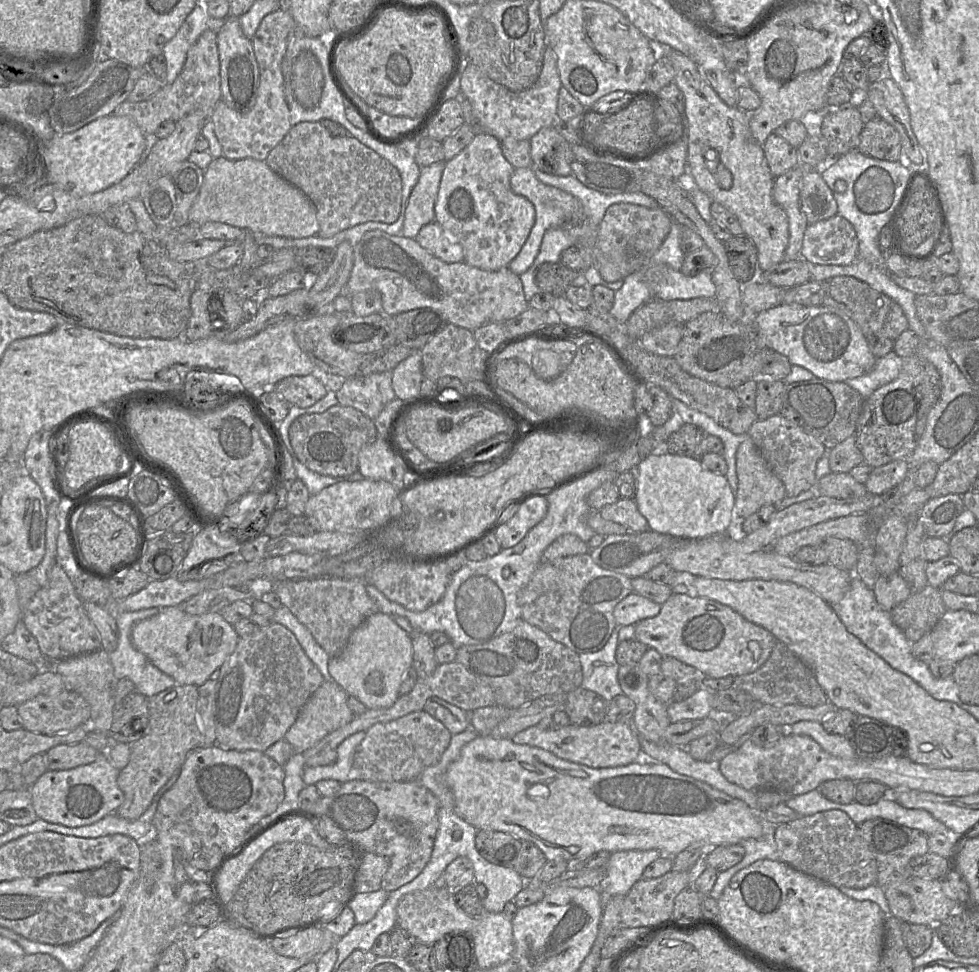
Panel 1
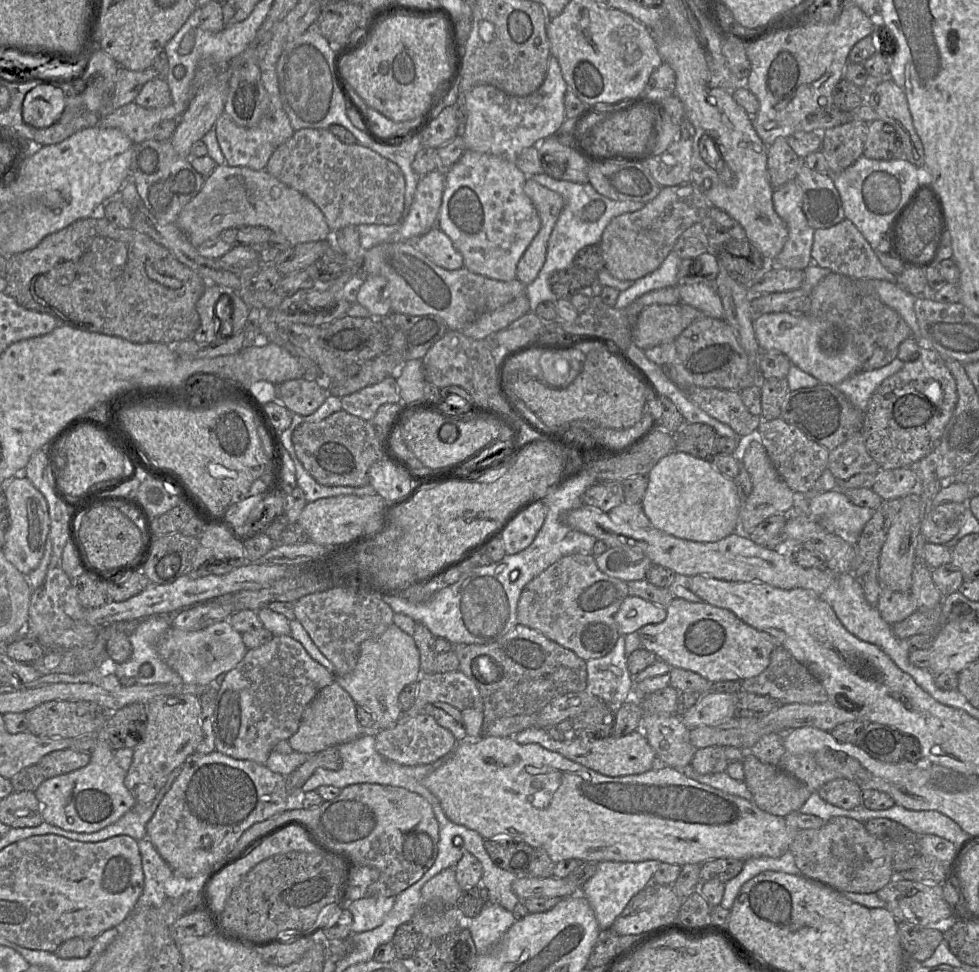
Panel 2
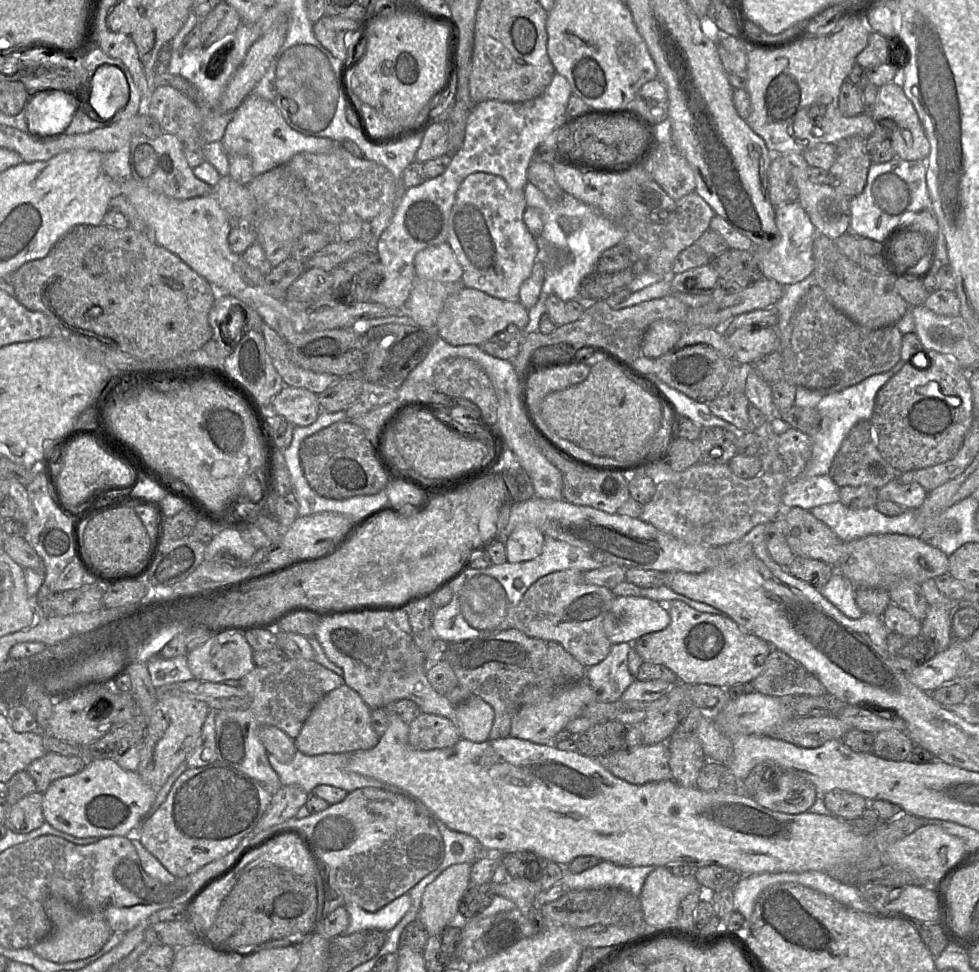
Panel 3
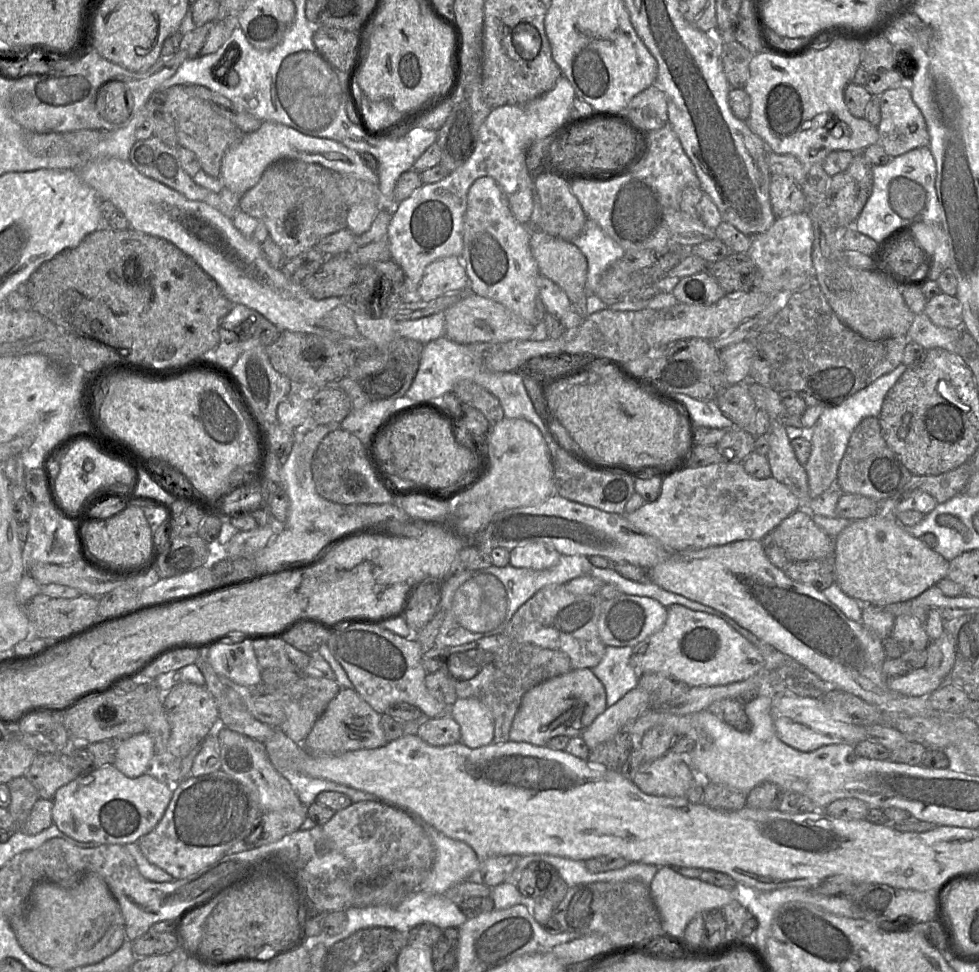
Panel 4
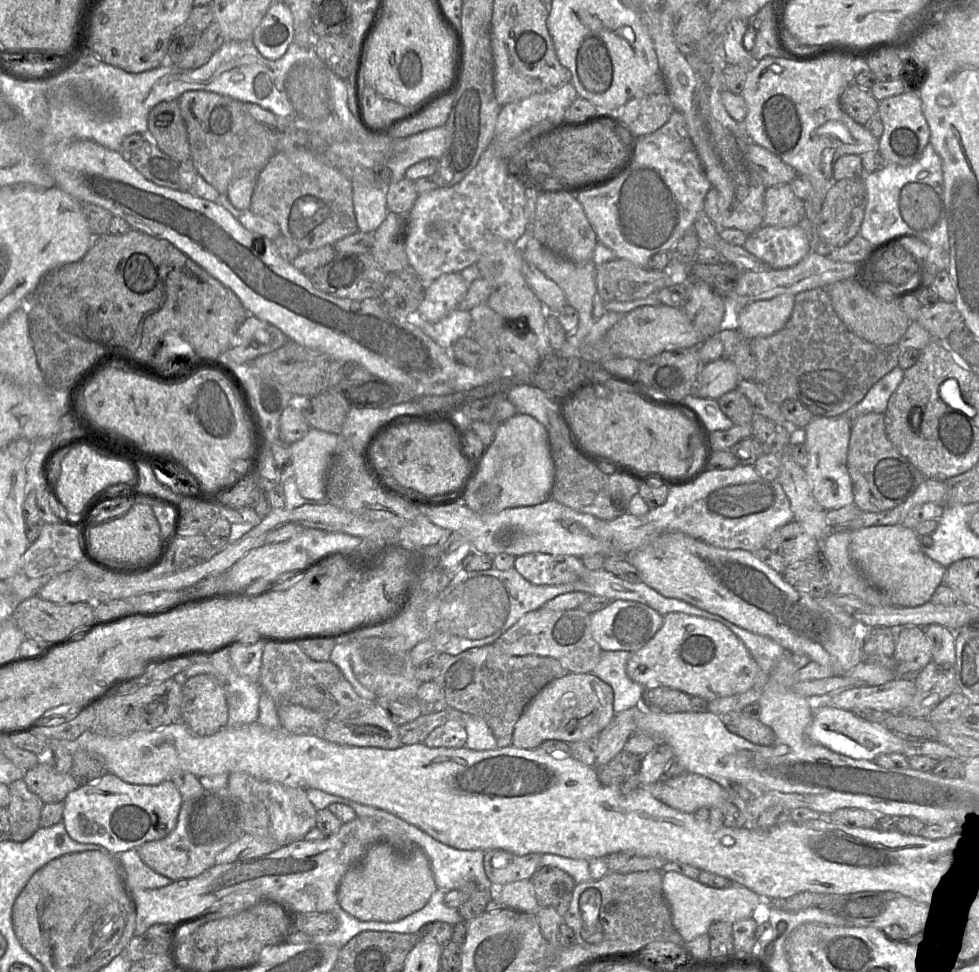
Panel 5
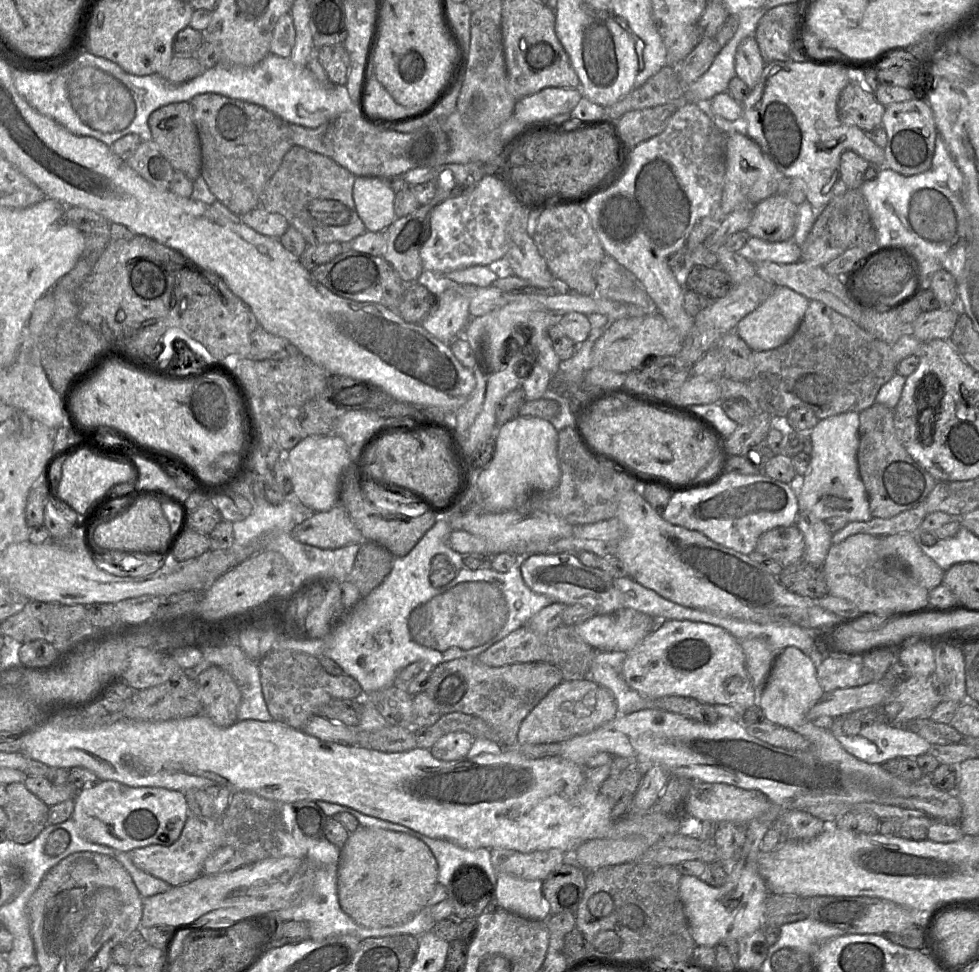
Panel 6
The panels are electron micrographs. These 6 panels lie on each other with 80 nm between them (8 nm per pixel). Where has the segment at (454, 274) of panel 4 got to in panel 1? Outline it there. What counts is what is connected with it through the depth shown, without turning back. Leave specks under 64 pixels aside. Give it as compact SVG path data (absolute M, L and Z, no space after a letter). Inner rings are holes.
M436 221L423 226L415 240L424 249L446 263L464 261L464 250L461 244Z

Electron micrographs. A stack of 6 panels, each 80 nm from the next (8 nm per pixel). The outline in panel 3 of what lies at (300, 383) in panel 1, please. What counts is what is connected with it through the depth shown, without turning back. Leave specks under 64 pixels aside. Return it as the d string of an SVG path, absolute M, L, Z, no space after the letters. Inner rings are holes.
M286 385L271 401L270 411L294 424L309 426L321 413L317 395L307 389Z

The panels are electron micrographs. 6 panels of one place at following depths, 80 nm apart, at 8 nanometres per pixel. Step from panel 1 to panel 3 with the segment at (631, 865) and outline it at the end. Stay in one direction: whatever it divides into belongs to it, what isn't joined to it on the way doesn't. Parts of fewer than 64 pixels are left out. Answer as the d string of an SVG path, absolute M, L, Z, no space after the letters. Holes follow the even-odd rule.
M601 861L593 868L581 873L572 873L567 865L560 865L562 884L567 891L620 888L640 896L647 877L658 866L623 866Z

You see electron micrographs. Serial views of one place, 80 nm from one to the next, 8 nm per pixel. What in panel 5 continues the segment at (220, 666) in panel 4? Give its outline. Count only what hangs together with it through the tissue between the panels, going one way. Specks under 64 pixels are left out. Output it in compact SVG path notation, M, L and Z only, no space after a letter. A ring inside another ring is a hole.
M261 637L255 643L238 643L229 651L229 657L236 670L251 681L259 683L263 649L269 638Z

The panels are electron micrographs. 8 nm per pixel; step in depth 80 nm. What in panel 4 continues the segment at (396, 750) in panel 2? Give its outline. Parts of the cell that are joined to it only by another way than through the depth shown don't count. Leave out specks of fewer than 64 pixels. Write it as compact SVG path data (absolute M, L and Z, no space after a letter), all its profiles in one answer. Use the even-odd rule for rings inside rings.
M448 714L426 718L417 736L431 746L447 746L461 742L459 724Z

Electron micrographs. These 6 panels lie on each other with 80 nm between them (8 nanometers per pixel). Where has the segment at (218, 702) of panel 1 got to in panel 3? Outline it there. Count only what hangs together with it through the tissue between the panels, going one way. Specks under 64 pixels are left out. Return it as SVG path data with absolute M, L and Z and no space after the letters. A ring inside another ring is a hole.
M291 659L270 666L255 666L240 680L240 686L252 699L251 704L245 709L216 711L218 760L245 773L274 795L283 785L268 761L268 752L259 737L260 728L275 726L294 740L315 705L343 683L342 677L314 660Z

